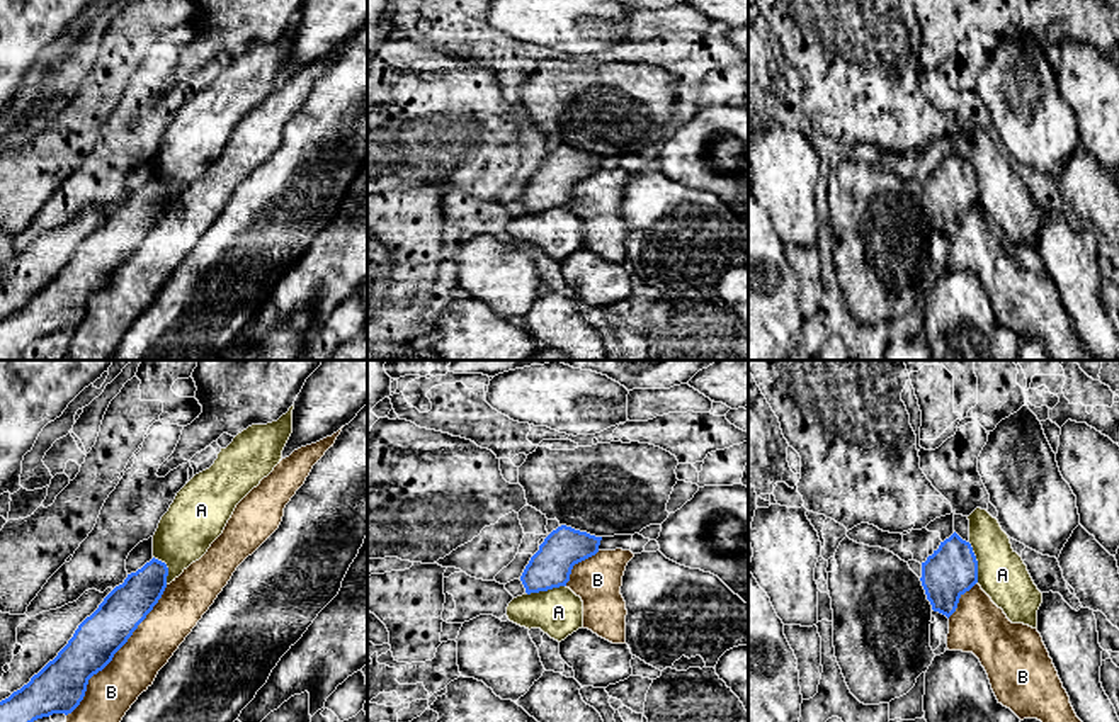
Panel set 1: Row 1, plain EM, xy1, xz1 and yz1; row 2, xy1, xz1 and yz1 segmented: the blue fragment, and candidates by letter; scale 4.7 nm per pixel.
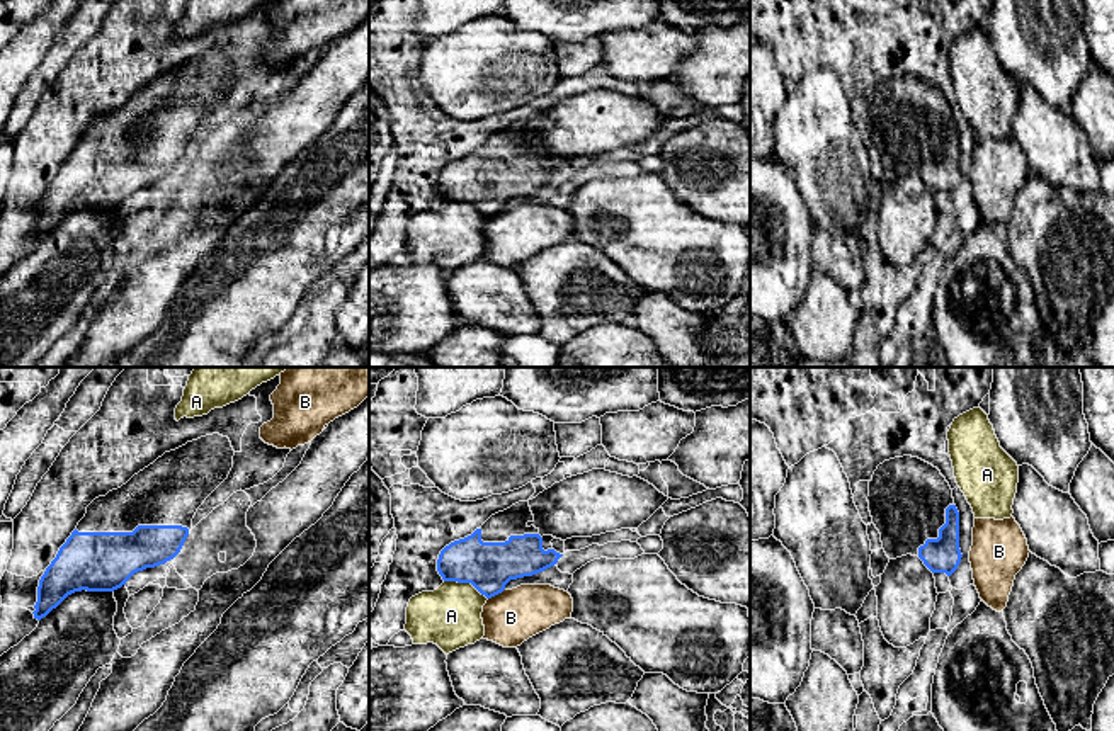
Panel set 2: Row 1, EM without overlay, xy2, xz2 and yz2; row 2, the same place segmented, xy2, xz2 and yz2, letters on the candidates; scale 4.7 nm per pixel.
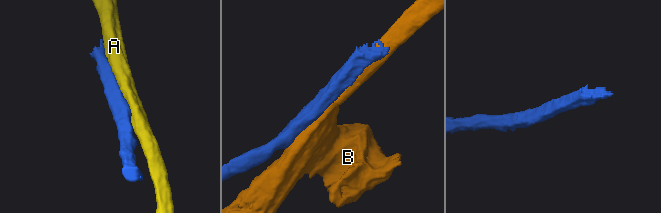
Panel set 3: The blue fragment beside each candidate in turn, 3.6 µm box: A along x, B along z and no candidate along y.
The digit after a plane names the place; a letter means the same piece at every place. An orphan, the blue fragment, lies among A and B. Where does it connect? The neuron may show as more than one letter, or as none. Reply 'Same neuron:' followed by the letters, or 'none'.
Same neuron: none

